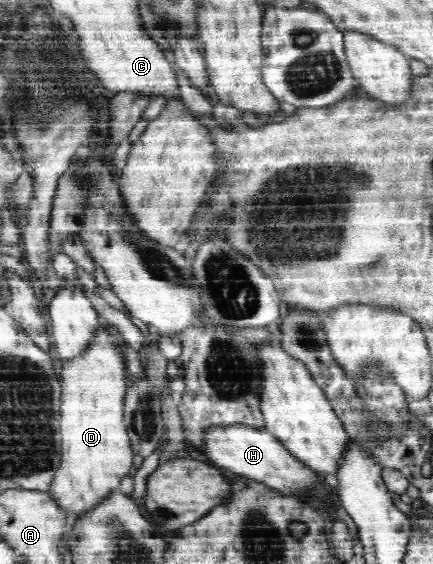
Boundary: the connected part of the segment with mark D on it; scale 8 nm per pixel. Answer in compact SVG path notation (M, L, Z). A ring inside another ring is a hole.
M99 324L98 336L94 338L90 350L70 362L59 360L61 364L60 382L62 398L60 405L59 429L61 432L61 464L56 470L49 490L54 502L62 511L84 515L104 502L112 492L118 490L121 480L128 476L135 458L131 441L124 423L124 397L127 390L124 356L114 345L108 327Z

